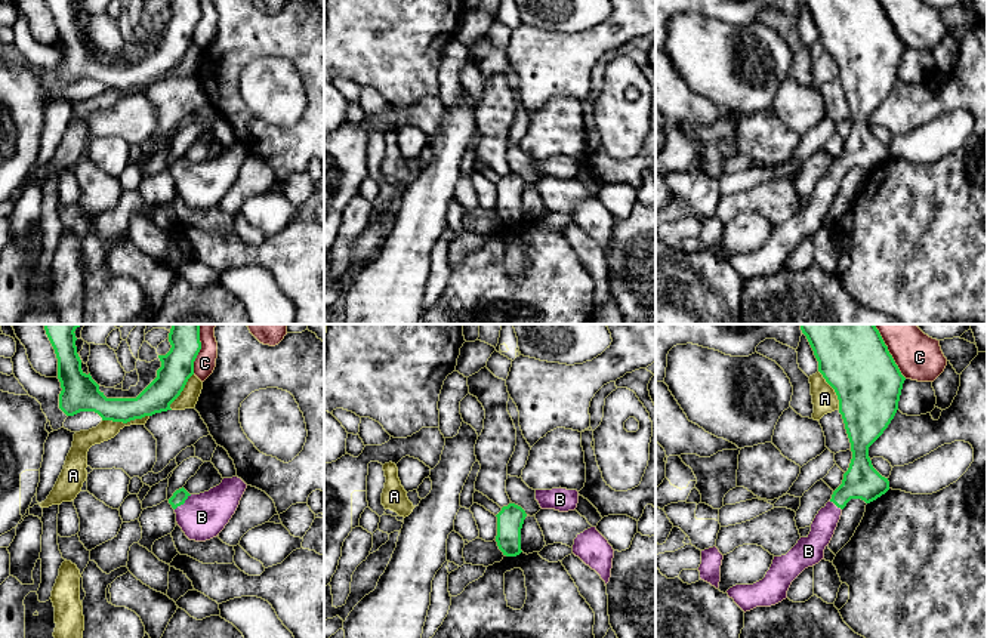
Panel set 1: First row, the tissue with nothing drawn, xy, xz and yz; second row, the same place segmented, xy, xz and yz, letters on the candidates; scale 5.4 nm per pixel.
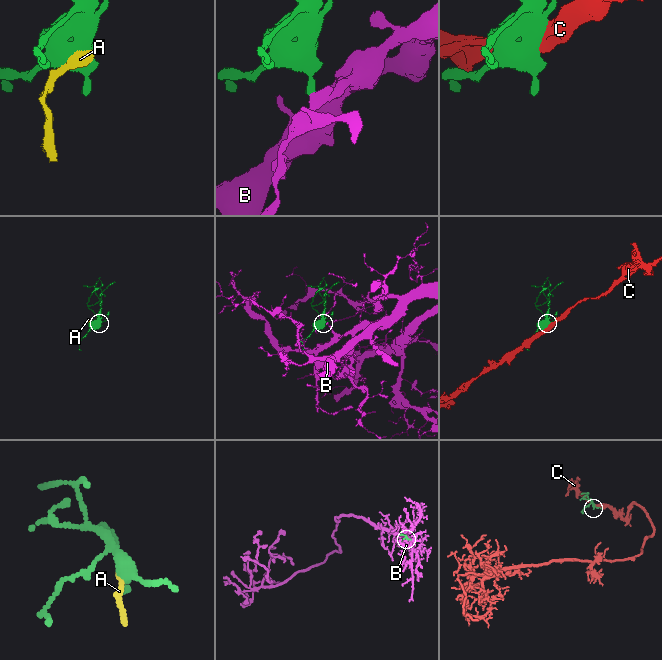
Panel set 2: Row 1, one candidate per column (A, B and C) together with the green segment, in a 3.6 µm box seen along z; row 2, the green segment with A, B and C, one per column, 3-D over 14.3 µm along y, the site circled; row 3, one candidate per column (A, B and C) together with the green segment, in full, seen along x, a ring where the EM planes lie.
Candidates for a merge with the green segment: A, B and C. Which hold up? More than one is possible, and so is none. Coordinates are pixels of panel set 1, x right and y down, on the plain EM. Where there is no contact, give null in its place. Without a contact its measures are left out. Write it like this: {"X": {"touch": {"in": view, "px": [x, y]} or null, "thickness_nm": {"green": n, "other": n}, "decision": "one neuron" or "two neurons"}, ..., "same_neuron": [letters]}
{"A": {"touch": {"in": "xy", "px": [125, 91]}, "thickness_nm": {"green": 160, "other": 110}, "decision": "two neurons"}, "B": {"touch": {"in": "xy", "px": [182, 172]}, "thickness_nm": {"green": 80, "other": 240}, "decision": "one neuron"}, "C": {"touch": {"in": "yz", "px": [891, 24]}, "thickness_nm": {"green": 360, "other": 260}, "decision": "two neurons"}, "same_neuron": ["B"]}

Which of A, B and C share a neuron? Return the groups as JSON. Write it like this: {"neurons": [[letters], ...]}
{"neurons": [["A"], ["B"], ["C"]]}

